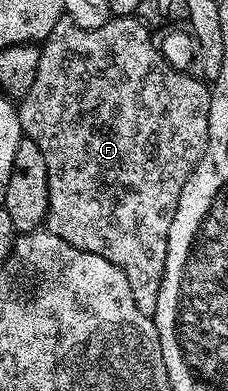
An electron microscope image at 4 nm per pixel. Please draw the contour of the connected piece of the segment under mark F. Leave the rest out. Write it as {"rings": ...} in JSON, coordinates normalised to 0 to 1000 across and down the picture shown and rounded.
{"rings":[[[496,41],[443,72],[404,77],[355,72],[307,51],[268,51],[180,113],[180,164],[162,171],[162,205],[145,205],[145,225],[127,225],[127,235],[79,263],[75,279],[105,345],[145,355],[162,379],[180,379],[180,399],[197,399],[197,430],[215,440],[202,586],[268,604],[268,614],[320,624],[320,634],[434,650],[461,665],[478,665],[478,675],[531,685],[531,696],[548,696],[548,716],[566,716],[583,767],[601,767],[601,790],[636,798],[636,808],[675,813],[741,634],[741,583],[759,575],[759,552],[794,512],[794,481],[811,481],[811,460],[829,460],[846,430],[864,430],[917,358],[925,220],[886,197],[750,171],[715,148],[684,100],[662,100],[658,84],[667,87],[667,79],[592,41]]]}

